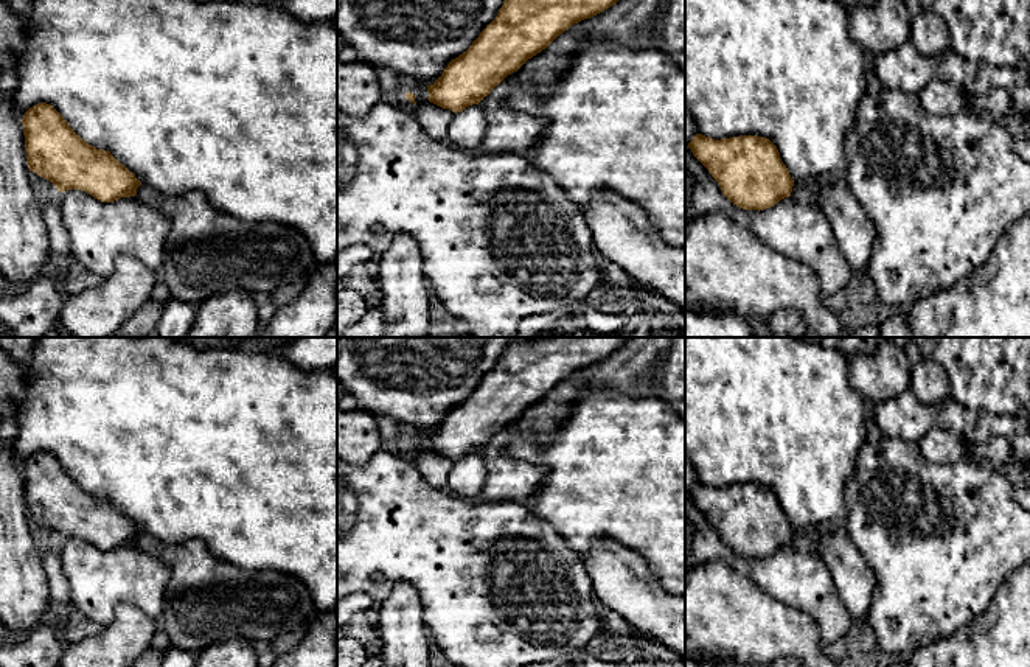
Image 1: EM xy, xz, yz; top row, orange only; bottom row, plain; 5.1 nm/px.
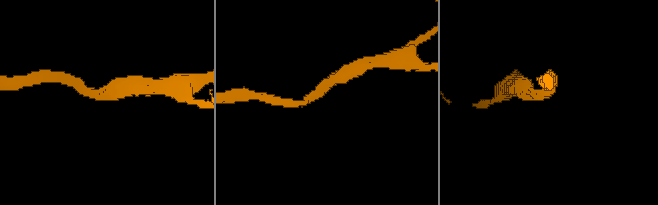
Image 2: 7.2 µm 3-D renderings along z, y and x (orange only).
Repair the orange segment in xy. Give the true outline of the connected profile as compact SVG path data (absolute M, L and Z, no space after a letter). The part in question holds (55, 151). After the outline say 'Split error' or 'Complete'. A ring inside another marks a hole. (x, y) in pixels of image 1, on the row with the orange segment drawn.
M39 103L30 107L22 118L22 124L30 171L50 180L59 193L81 190L101 202L137 196L141 182L135 174L109 151L96 149L82 140L51 104Z. Complete

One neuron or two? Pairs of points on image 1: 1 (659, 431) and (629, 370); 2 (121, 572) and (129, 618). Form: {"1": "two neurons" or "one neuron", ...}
{"1": "two neurons", "2": "two neurons"}

